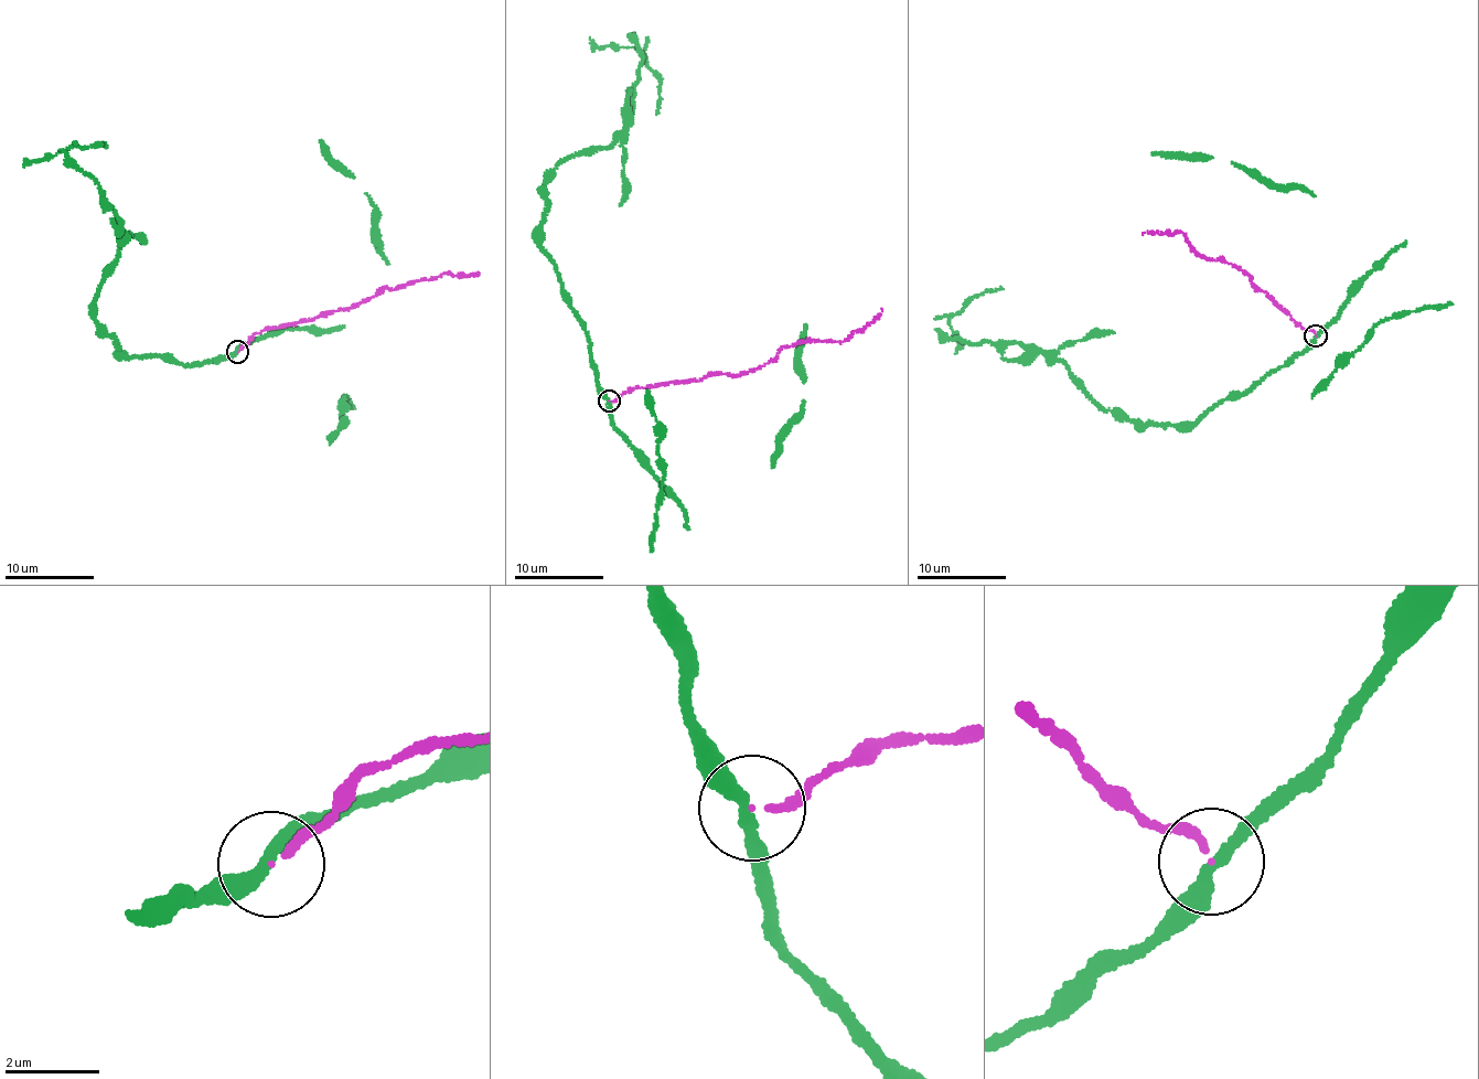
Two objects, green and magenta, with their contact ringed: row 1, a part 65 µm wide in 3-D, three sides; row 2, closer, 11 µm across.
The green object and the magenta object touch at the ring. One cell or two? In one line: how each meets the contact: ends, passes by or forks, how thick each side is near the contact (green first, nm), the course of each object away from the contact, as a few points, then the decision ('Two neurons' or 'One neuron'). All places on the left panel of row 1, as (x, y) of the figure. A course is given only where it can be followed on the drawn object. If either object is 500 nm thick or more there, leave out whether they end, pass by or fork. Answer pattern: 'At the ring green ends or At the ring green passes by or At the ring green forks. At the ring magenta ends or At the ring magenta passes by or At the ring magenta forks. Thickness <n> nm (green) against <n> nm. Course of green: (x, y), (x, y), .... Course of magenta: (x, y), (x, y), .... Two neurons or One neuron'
At the ring green passes by. At the ring magenta ends. Thickness 280 nm (green) against 140 nm. Course of green: (237, 351), (184, 364), (127, 358), (100, 328), (90, 311), (120, 230), (97, 183), (65, 153), (106, 148). Course of magenta: (238, 352), (255, 333), (357, 306), (385, 288), (398, 289), (449, 273), (479, 274). Two neurons

